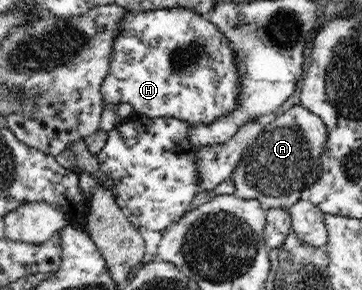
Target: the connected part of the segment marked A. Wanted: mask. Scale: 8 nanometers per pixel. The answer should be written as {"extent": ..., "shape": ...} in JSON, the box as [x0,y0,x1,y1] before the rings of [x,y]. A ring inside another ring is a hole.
{"extent":[231,104,328,209],"shape":[[[303,104],[293,105],[289,111],[281,113],[279,117],[274,115],[262,116],[260,119],[260,124],[262,125],[262,132],[260,136],[242,153],[241,161],[238,161],[237,169],[235,173],[231,175],[231,179],[235,181],[235,195],[240,198],[245,198],[248,200],[257,199],[262,203],[263,209],[290,209],[297,203],[297,201],[304,199],[304,196],[307,196],[306,192],[309,187],[311,187],[317,180],[320,179],[321,174],[321,157],[325,153],[325,145],[328,141],[328,129],[325,126],[325,122],[321,120],[321,117],[317,116],[316,113],[305,109]]]}

